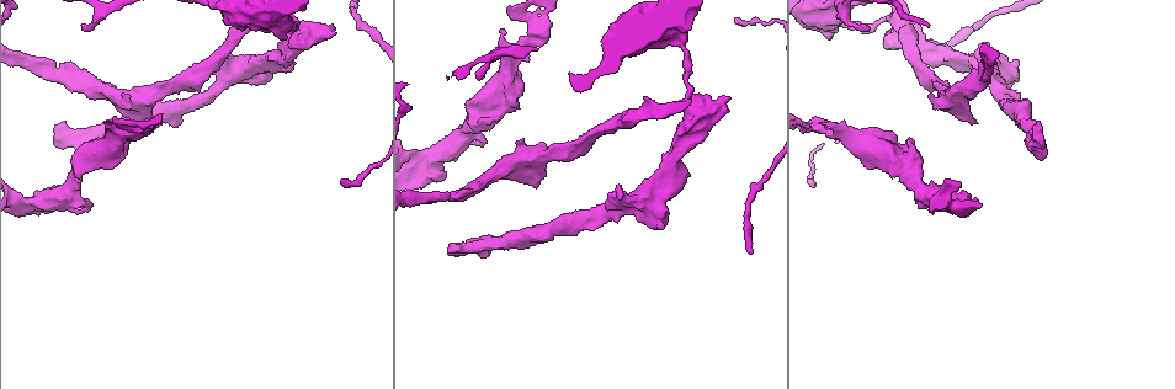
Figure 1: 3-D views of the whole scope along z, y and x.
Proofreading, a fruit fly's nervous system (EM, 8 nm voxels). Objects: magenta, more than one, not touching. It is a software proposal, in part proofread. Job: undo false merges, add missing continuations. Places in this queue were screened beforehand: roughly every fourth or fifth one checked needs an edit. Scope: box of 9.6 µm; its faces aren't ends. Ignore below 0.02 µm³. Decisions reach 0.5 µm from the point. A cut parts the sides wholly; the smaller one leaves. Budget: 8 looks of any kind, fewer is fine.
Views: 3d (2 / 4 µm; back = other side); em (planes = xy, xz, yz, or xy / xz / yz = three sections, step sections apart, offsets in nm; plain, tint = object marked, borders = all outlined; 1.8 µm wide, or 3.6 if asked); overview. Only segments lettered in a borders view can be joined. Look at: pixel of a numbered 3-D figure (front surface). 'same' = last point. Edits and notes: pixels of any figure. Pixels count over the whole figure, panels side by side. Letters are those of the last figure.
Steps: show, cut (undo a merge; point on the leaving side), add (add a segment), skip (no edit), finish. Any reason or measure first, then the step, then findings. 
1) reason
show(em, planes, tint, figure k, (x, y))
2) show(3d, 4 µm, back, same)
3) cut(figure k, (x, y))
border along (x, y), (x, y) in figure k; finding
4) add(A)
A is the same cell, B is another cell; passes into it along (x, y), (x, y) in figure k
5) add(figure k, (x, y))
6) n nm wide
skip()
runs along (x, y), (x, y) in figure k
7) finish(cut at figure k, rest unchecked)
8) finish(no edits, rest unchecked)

free end
show(em, xy, step 4, borders, figure 1, (69, 63))

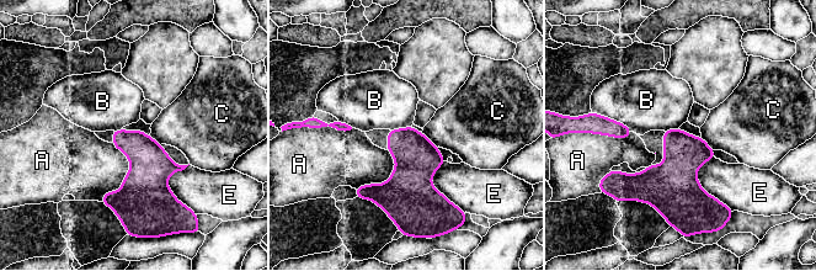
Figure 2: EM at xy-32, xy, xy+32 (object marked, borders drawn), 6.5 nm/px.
skip()
A, B, C and E are other cells; no lettered segment goes on from it

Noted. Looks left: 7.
an open end
show(em, yz, step 4, borders, figure 1, (87, 30))

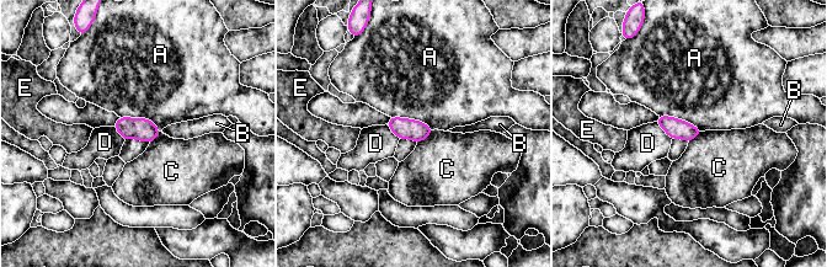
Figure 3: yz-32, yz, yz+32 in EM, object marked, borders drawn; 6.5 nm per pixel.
140 nm wide
skip()
A, B, C, D and E are other cells; border along (432, 131), (417, 143) in figure 3; none of them fits

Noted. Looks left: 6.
an open end
show(em, planes, borders, figure 1, (451, 249))

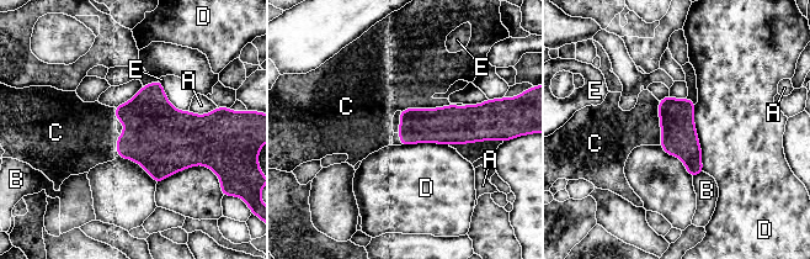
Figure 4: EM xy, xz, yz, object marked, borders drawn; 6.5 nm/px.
add(C)
C is the same cell, A, B, D and E are other cells; passes into it along (459, 125), (425, 109), (406, 75) in figure 4; the neuron continues

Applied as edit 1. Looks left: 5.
finish(add at figure 4, rest unchecked)

